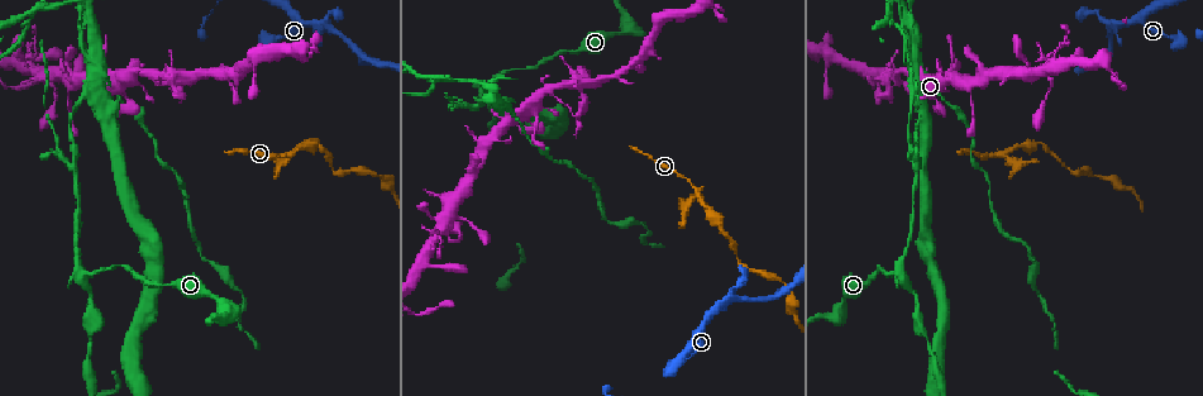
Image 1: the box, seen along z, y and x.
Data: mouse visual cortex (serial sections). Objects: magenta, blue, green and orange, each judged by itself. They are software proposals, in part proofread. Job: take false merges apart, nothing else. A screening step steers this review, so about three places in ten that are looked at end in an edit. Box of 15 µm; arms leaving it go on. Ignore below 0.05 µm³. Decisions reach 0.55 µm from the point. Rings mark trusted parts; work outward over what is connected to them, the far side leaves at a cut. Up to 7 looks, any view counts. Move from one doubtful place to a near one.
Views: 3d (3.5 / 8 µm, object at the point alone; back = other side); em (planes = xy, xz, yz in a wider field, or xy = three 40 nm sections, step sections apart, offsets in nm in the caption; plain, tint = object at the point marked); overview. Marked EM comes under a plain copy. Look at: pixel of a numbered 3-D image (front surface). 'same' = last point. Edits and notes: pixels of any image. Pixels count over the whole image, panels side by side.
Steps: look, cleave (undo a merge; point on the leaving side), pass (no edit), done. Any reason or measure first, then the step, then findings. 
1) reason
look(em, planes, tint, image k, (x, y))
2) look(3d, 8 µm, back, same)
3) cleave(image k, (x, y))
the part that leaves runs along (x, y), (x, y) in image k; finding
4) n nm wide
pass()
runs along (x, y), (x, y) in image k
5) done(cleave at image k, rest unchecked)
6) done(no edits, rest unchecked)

a fork
look(3d, 8 µm, back, image 1, (901, 272))

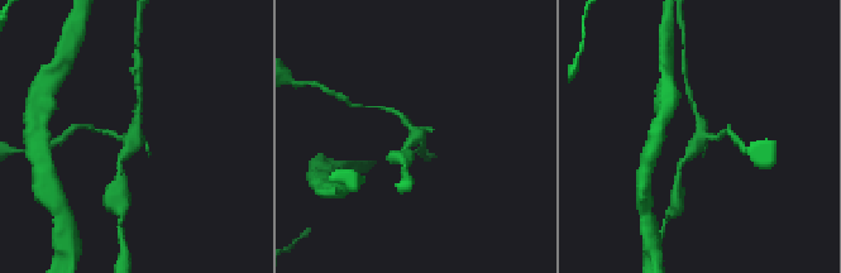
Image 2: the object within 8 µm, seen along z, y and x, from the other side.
closer look
look(3d, 3.5 µm, back, image 2, (131, 136))

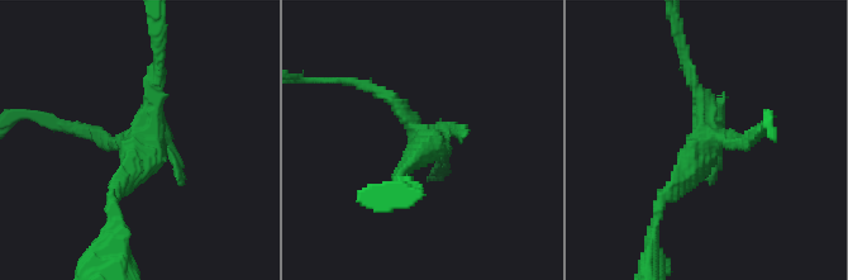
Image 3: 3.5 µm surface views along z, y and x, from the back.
pass()
runs along (81, 132), (139, 137), (160, 58) in image 3; continuous, no second cell

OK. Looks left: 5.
two arms at a narrow angle
look(3d, 3.5 µm, back, image 1, (914, 166))

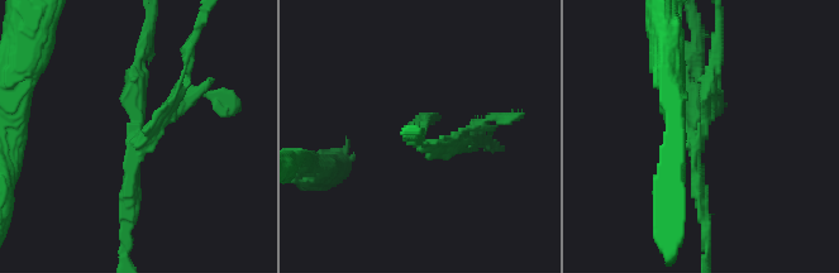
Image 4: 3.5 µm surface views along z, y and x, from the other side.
3 arms; arms of 150, 150, 200 nm; need the tissue
look(em, planes, tint, image 4, (136, 140))

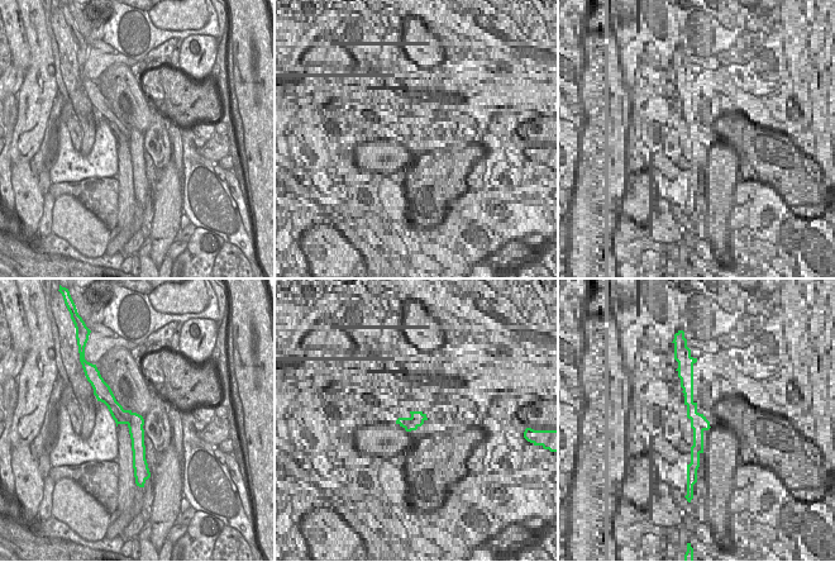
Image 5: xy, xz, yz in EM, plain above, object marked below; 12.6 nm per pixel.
220 nm wide
cleave(image 4, (176, 100))
the part that leaves runs along (144, 137), (176, 97), (199, 28) in image 4; two cells meet here

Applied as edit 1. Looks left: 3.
see it whole again
look(overview)

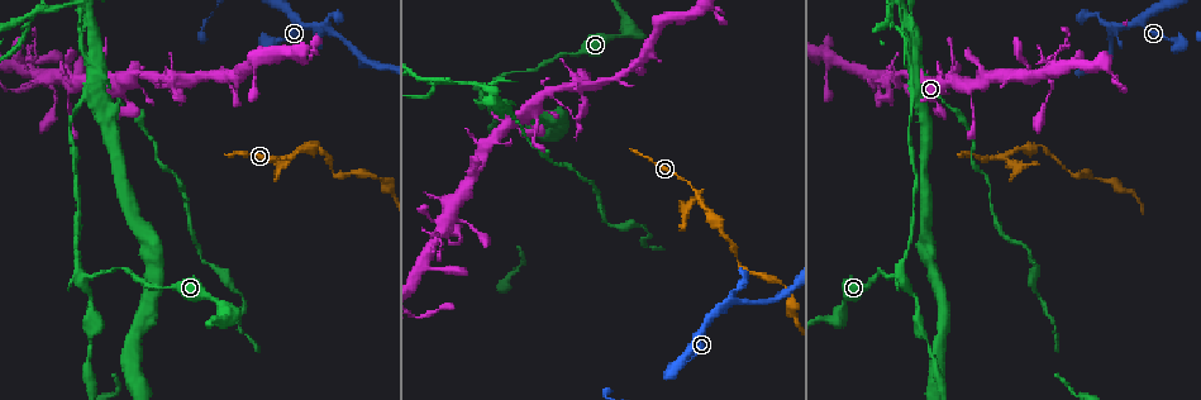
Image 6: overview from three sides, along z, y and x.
sharp bend
look(3d, 3.5 µm, back, image 6, (290, 157))

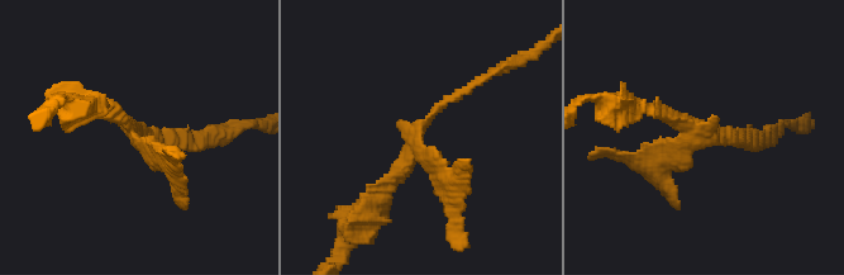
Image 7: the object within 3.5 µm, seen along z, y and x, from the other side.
shape alone is not enough
look(em, xy, step 1, tint, image 7, (418, 133))

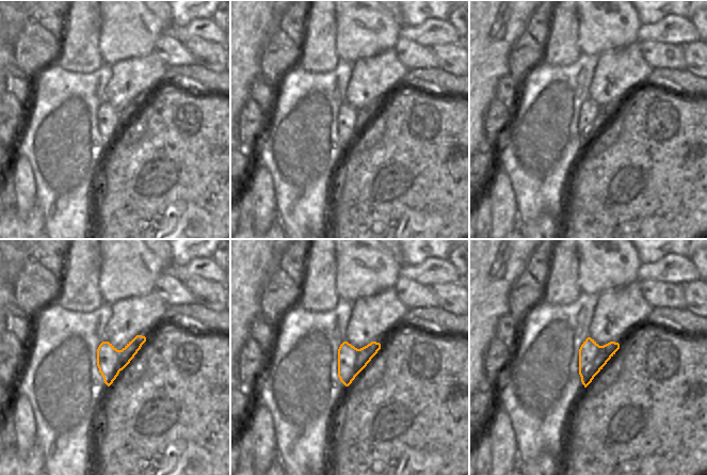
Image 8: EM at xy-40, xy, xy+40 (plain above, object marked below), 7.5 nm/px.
pass()
runs along (481, 77), (423, 123), (380, 195) in image 7; continuous, no second cell

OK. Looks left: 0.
done(cleave at image 4, rest unchecked)

